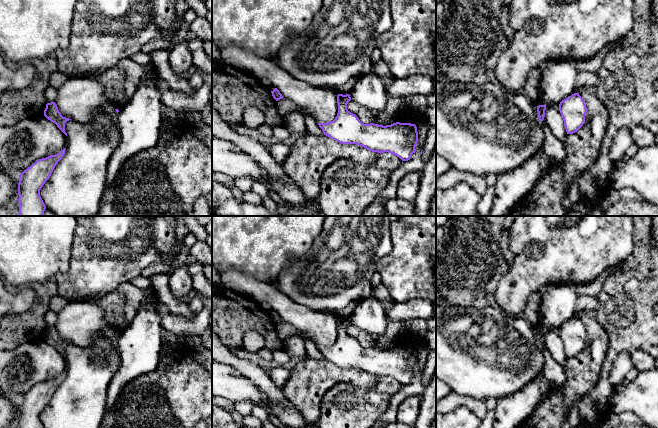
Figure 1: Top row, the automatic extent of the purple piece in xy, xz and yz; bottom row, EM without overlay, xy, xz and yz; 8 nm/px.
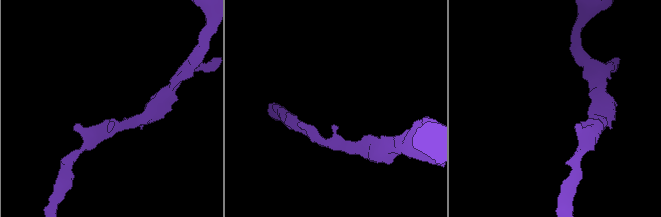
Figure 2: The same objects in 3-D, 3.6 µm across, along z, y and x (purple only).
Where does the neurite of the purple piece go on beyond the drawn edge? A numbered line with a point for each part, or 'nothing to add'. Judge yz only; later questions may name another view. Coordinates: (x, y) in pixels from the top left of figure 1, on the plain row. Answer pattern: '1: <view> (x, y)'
nothing to add

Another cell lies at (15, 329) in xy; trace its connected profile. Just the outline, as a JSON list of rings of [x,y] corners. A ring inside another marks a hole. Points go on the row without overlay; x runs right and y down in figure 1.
[[[54,279],[33,285],[35,299],[28,310],[20,314],[0,317],[0,351],[15,349],[24,342],[44,339],[44,316],[49,310],[50,299],[57,295]]]

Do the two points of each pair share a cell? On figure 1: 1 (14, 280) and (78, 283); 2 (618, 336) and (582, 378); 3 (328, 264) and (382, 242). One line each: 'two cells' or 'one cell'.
1: two cells
2: two cells
3: one cell

